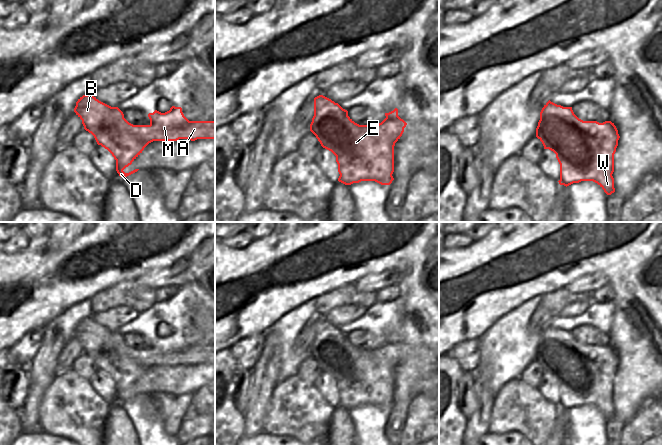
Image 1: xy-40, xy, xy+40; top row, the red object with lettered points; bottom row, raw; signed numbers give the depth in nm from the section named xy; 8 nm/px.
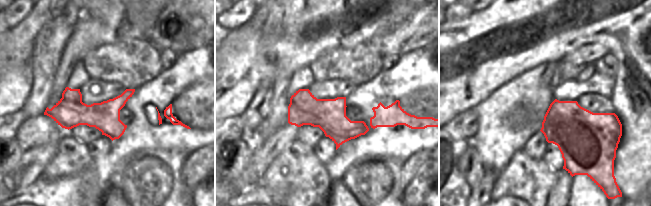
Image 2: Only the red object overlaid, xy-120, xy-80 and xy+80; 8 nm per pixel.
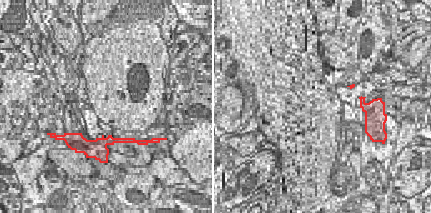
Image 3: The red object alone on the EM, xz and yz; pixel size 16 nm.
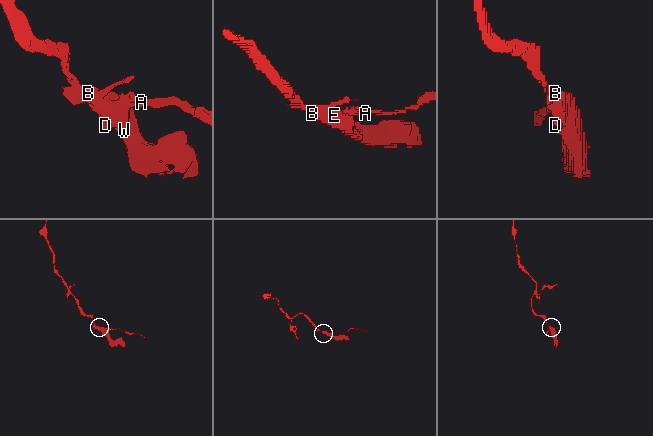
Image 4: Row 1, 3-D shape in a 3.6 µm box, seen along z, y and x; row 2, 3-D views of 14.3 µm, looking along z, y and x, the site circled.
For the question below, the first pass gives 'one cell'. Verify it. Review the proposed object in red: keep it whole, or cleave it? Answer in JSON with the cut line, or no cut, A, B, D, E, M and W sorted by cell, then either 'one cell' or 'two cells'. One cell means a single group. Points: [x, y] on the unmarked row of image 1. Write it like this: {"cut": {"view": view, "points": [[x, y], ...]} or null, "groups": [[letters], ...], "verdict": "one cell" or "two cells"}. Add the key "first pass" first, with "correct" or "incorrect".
{"first pass": "incorrect", "cut": {"view": "xy", "points": [[376, 349], [376, 353], [379, 356], [384, 356], [395, 366]]}, "groups": [["A", "M"], ["B", "D", "E", "W"]], "verdict": "two cells"}

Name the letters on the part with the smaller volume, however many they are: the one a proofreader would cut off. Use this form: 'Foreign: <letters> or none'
Foreign: A, M

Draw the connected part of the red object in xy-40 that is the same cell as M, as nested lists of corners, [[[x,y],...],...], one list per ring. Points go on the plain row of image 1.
[[[172,330],[165,337],[155,334],[148,341],[154,350],[154,365],[215,363],[215,345],[189,345],[181,331]]]

